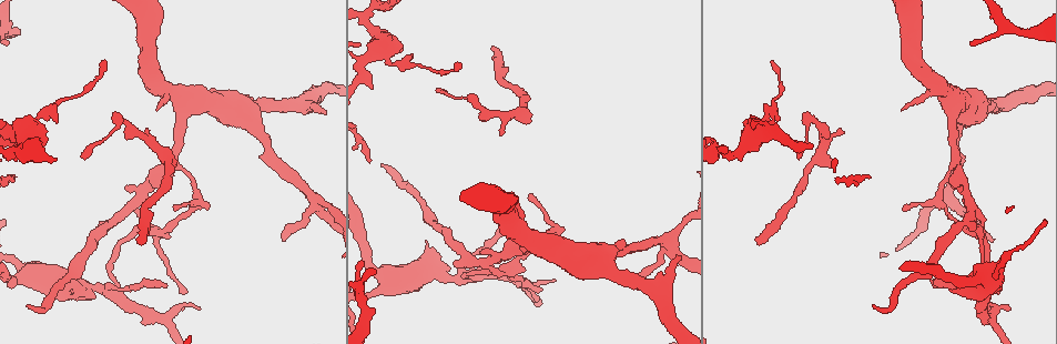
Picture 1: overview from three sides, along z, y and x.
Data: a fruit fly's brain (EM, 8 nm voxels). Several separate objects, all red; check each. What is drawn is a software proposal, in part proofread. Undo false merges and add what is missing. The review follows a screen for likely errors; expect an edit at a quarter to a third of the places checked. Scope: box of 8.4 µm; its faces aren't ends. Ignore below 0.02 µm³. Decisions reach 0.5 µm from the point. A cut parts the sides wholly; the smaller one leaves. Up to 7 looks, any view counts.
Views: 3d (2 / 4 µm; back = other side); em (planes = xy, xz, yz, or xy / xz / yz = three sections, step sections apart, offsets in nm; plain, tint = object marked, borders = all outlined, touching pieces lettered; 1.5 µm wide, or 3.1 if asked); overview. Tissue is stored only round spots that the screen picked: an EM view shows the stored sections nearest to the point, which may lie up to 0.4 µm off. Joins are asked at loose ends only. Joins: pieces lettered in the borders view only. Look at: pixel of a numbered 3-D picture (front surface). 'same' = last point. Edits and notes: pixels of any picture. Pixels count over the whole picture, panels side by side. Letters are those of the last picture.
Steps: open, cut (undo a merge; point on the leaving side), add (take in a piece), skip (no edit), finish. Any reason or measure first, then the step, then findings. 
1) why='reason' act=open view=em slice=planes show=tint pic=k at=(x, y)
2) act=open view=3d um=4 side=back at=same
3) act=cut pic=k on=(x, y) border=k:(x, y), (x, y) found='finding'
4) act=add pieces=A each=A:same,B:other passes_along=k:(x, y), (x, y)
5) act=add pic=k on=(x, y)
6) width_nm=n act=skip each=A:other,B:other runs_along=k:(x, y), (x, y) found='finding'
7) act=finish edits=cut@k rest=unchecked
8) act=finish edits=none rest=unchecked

why='free end' act=open view=em slice=xy step=4 show=tint pic=1 at=(773, 63)

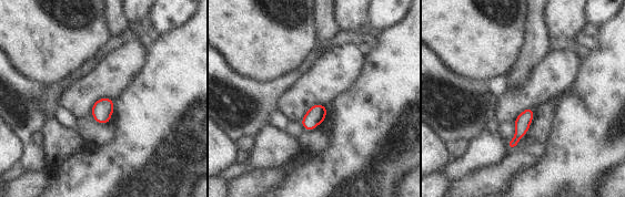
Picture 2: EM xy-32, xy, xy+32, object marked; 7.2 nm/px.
act=open view=em slice=planes show=borders at=same

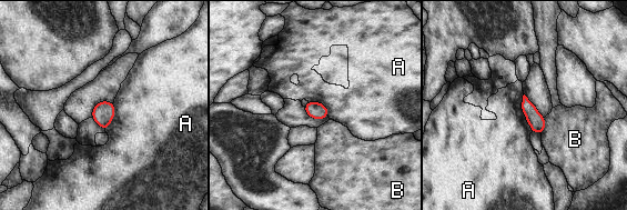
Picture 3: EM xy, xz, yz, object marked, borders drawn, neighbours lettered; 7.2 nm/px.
width_nm=120 act=skip each=A:other,B:other border=3:(523, 94), (521, 109), (532, 131) found='none of them fits'

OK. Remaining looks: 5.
act=open view=3d um=4 pic=1 at=(491, 48)

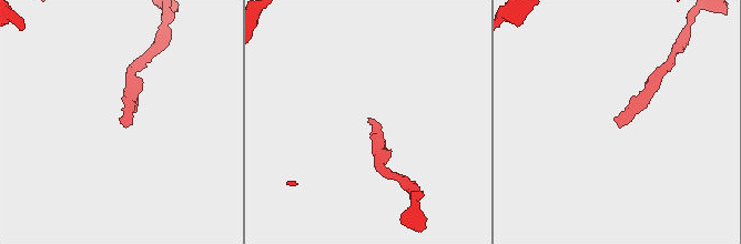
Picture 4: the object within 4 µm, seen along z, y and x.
why='now the EM' act=open view=em slice=xy step=4 show=borders pic=4 at=(122, 119)

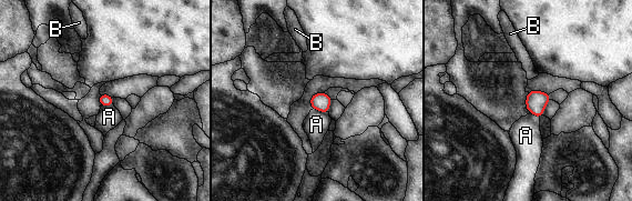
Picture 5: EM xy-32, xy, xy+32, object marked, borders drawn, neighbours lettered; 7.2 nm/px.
act=skip each=A:other,B:other border=5:(312, 109), (328, 113) found='no lettered piece goes on from it'

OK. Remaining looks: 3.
why='end of a long branch' act=open view=3d um=4 pic=1 at=(381, 163)

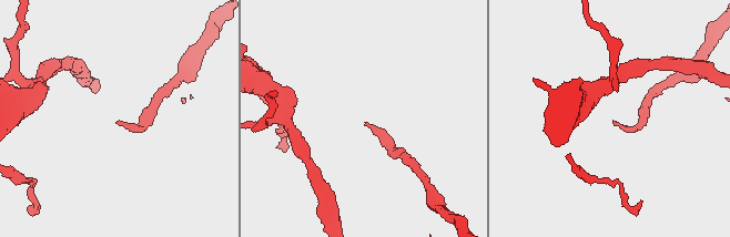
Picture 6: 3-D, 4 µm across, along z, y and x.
why='now the EM' act=open view=em slice=planes show=borders pic=6 at=(116, 123)

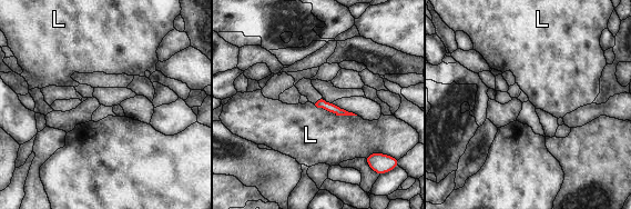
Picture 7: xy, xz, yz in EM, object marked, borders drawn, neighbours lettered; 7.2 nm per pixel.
act=skip each=L:other found='no lettered piece goes on from it'

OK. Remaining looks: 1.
act=finish edits=none rest=unchecked

